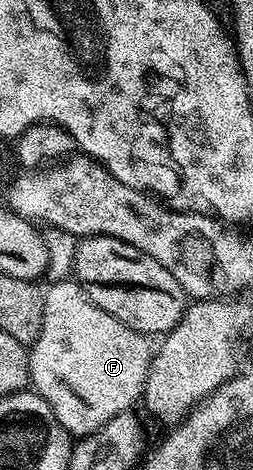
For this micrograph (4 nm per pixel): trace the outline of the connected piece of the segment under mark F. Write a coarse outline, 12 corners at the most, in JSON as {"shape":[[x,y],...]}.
{"shape":[[46,286],[30,388],[75,439],[140,404],[144,334]]}

